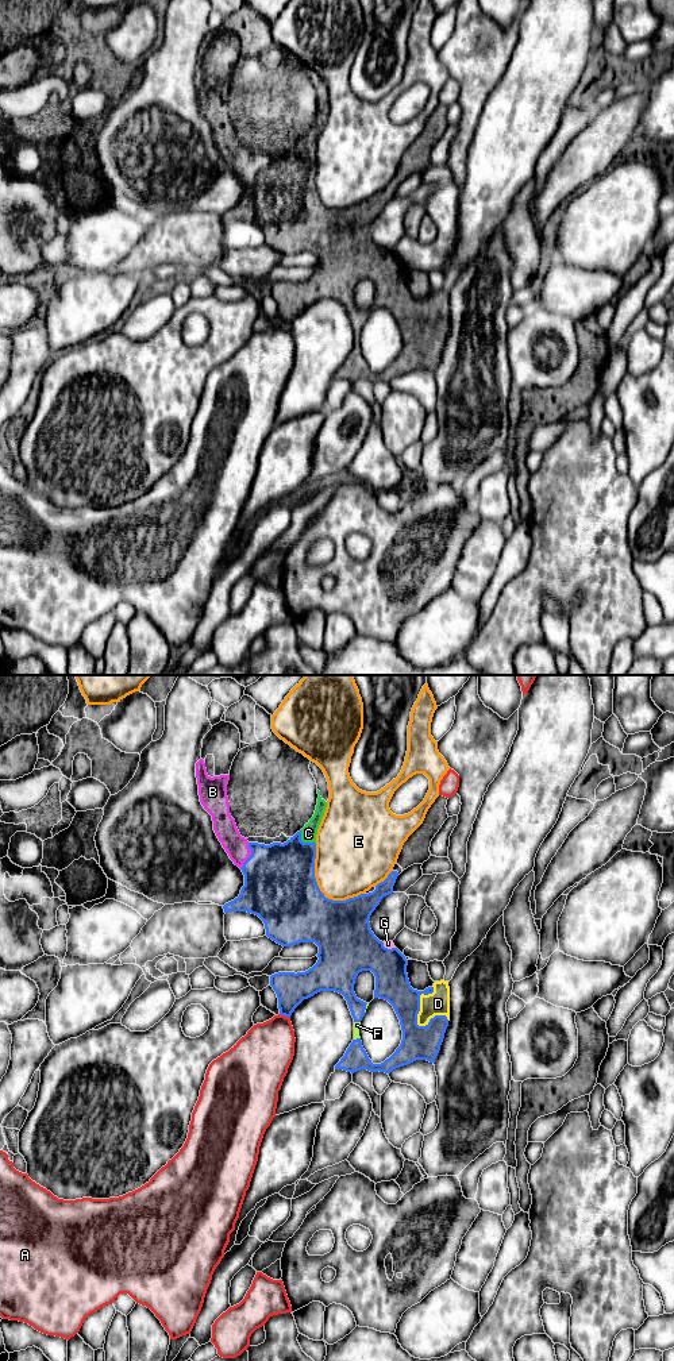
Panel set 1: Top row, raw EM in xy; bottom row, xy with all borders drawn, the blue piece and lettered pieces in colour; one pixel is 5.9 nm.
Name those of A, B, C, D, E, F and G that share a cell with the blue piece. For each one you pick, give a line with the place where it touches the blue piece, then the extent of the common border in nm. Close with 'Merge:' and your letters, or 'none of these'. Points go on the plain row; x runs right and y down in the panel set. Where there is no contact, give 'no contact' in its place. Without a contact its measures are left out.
B: meets blue in xy at (250, 165); contact 170 nm long
C: meets blue in xy at (304, 151); contact 130 nm long
D: meets blue in xy at (419, 311); contact 260 nm long
F: meets blue in xy at (365, 316); contact 60 nm long
G: meets blue in xy at (386, 257); contact 90 nm long
Merge: B, C, D, F, G

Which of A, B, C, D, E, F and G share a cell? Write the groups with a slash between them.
A / B C D F G / E

